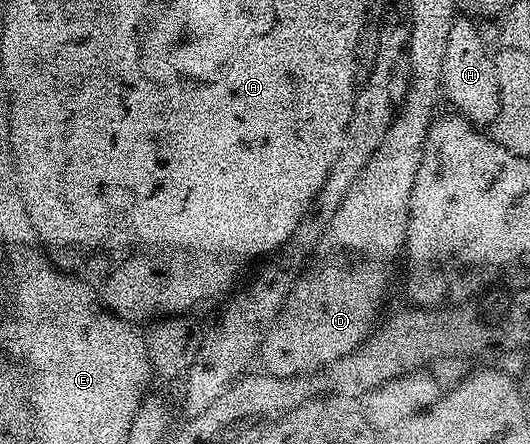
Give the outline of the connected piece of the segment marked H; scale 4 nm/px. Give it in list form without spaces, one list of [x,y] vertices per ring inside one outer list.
[[[458,17],[450,33],[449,48],[446,49],[444,92],[447,100],[449,98],[455,106],[453,108],[481,129],[495,126],[501,115],[501,81],[495,58],[488,49],[481,28],[470,19]]]

